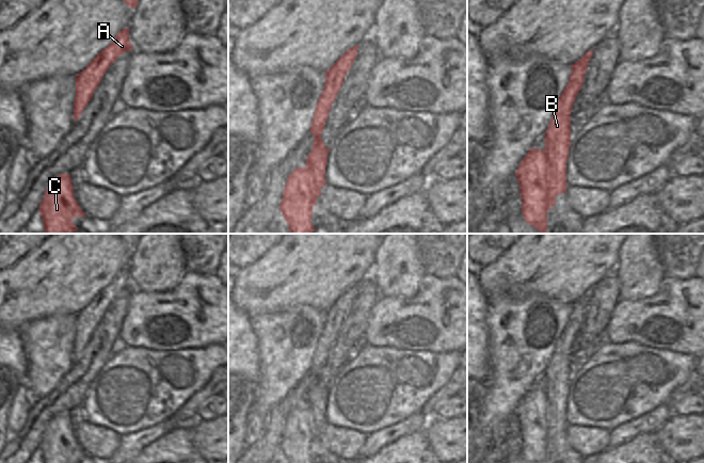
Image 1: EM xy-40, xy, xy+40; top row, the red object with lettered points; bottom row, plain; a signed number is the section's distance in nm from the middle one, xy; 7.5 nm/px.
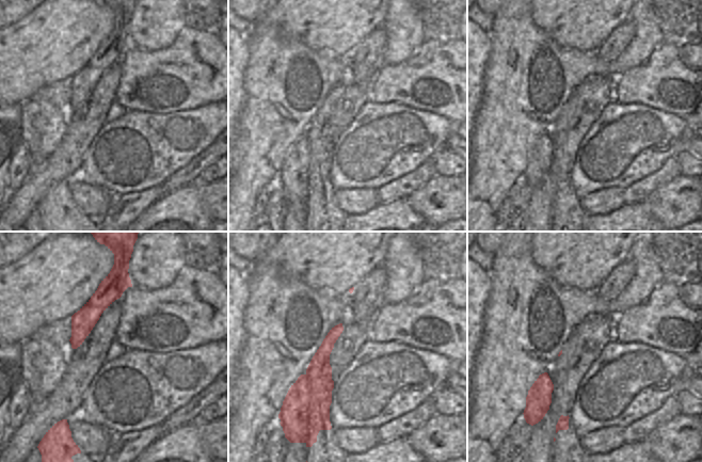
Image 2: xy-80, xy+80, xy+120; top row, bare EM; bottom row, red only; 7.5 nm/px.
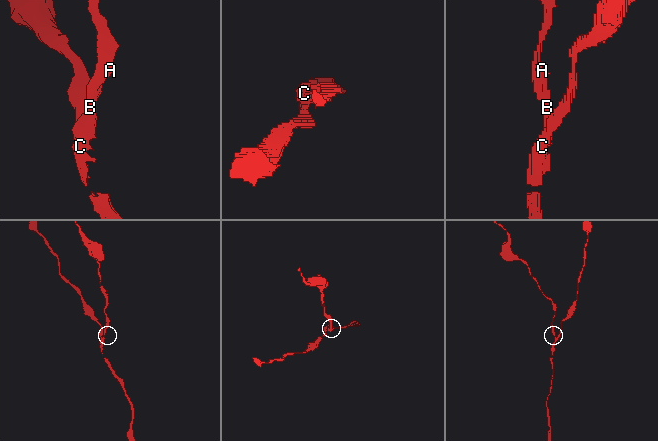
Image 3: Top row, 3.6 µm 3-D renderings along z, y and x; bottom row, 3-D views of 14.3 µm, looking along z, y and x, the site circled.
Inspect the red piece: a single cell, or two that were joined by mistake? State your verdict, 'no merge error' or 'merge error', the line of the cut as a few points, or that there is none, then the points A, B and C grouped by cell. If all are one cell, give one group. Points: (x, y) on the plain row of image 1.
merge error; cut xy+40 (545, 388), (547, 448); groups A B / C

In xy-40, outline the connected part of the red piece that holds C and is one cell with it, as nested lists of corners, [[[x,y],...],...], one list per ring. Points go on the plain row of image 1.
[[[60,413],[50,420],[38,450],[44,463],[74,463],[73,458],[86,457],[74,435],[69,413]]]

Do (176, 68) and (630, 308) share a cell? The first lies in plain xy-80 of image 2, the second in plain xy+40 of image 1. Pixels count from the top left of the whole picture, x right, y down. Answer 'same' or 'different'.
same

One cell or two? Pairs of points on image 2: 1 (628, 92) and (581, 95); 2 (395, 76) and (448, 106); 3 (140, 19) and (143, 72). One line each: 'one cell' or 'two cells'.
1: two cells
2: one cell
3: two cells

